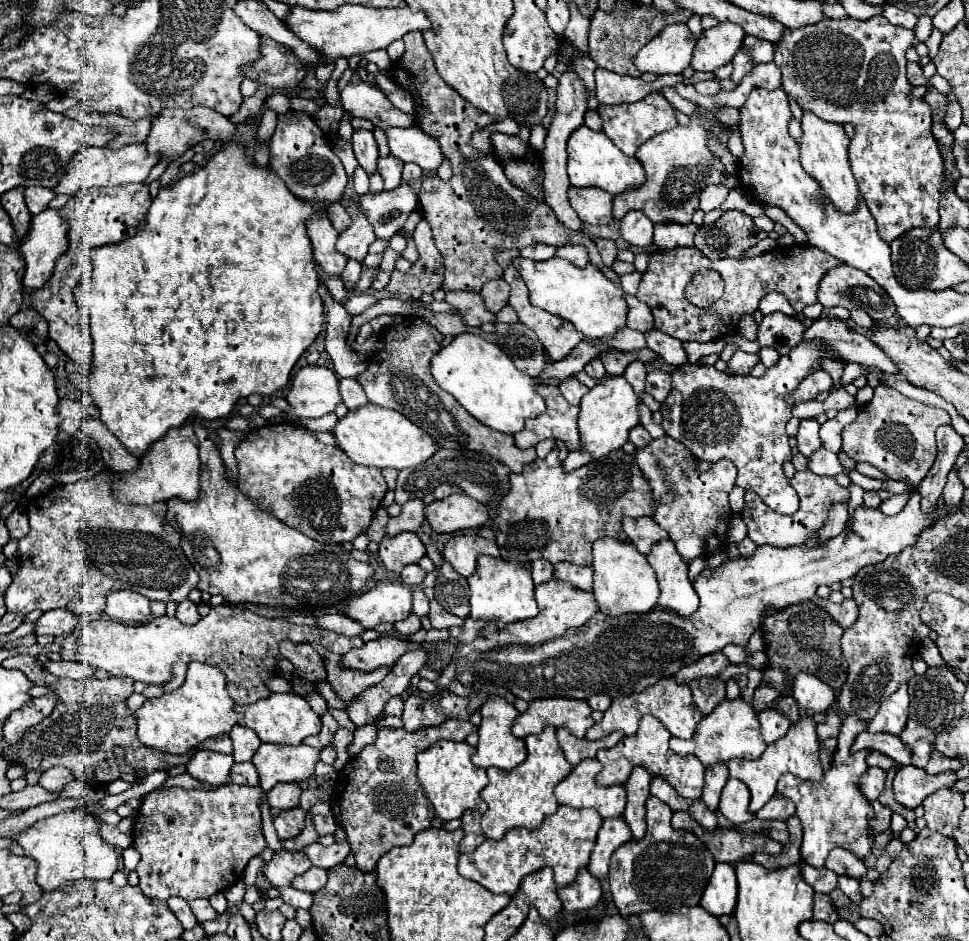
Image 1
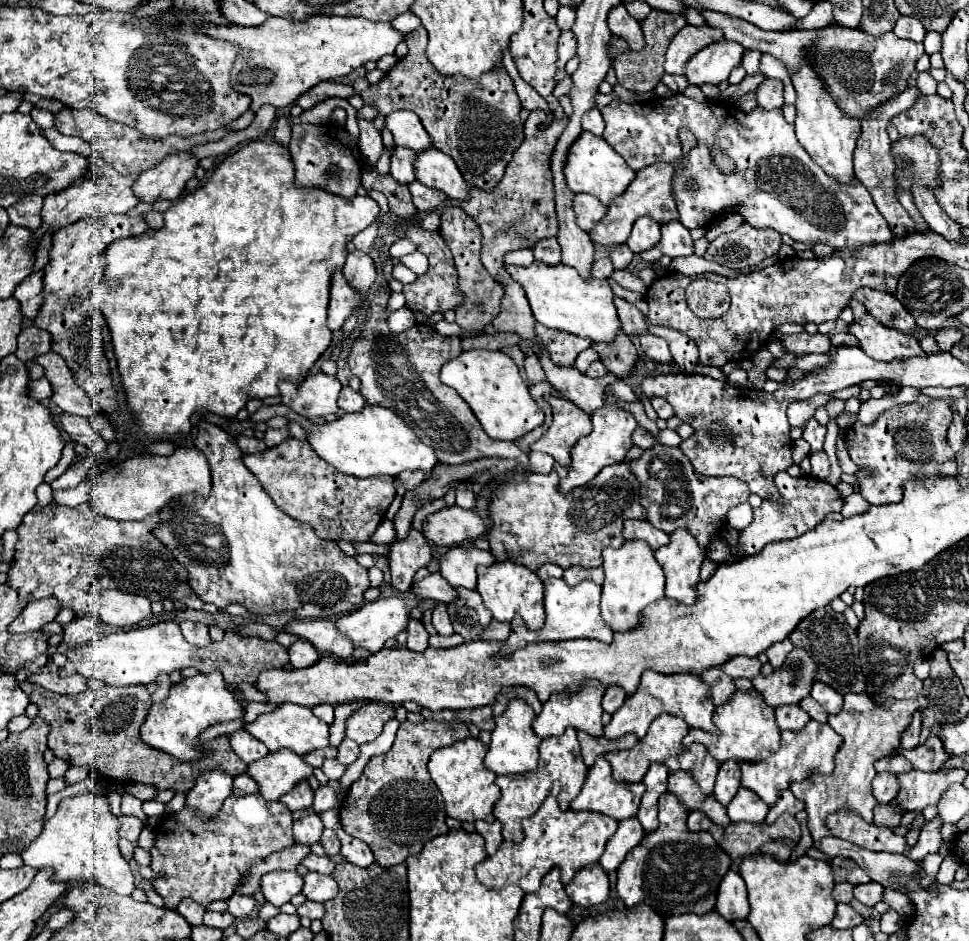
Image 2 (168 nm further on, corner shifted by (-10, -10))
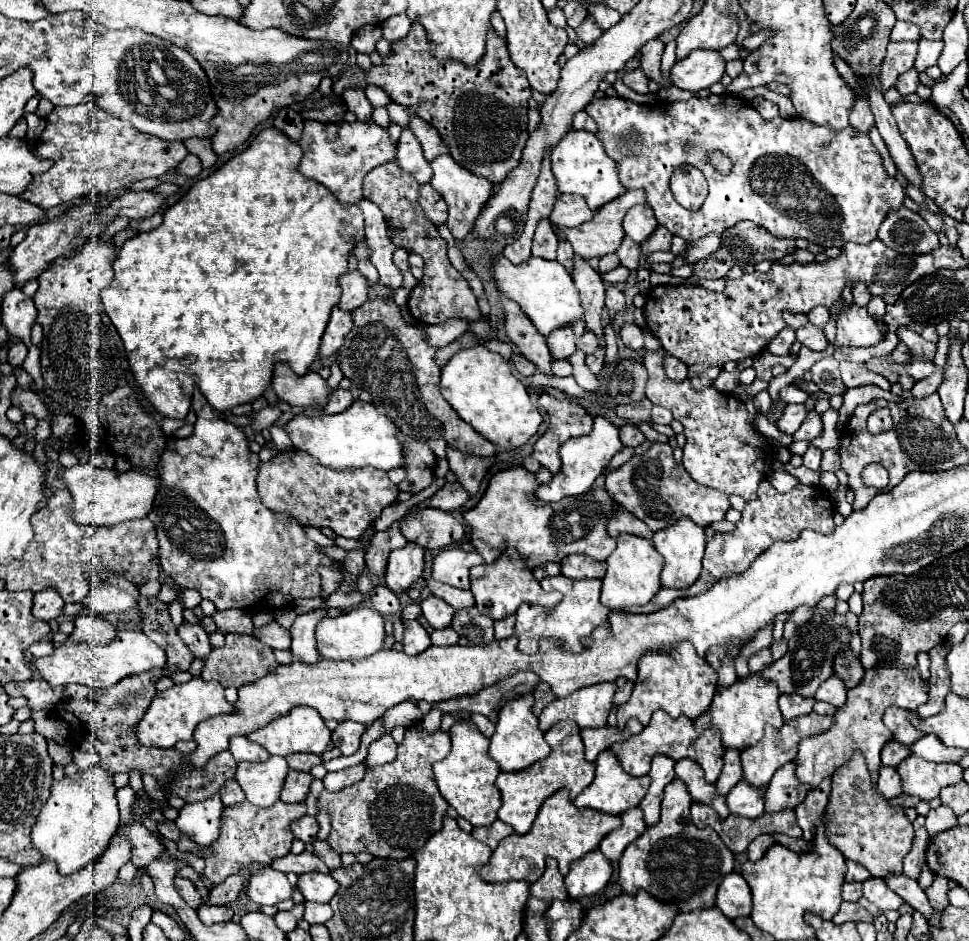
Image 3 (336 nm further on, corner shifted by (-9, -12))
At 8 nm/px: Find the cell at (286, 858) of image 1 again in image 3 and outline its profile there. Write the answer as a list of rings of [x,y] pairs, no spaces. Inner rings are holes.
[[[264,868],[248,882],[248,896],[260,906],[276,906],[278,902],[292,898],[292,892],[294,886],[288,882],[286,874],[272,868]]]

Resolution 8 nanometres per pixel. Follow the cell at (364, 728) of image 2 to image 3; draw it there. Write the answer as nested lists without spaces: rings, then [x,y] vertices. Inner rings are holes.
[[[402,702],[402,704],[398,704],[398,706],[388,708],[378,720],[382,722],[384,730],[390,732],[390,730],[396,728],[396,726],[406,726],[406,728],[408,728],[408,726],[420,722],[420,720],[422,720],[422,714],[420,714],[420,710],[418,710],[416,704],[412,704],[412,702]]]

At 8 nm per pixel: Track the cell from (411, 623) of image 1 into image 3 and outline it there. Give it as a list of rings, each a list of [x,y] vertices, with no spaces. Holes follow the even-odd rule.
[[[406,620],[404,622],[404,652],[414,656],[430,648],[430,634],[420,626],[418,620]]]

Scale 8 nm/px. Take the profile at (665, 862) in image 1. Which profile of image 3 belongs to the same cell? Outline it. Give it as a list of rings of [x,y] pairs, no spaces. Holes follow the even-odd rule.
[[[654,756],[652,760],[652,768],[648,772],[652,782],[648,794],[640,802],[644,822],[650,828],[624,850],[620,858],[620,886],[630,896],[638,890],[646,890],[664,904],[676,904],[680,912],[692,912],[714,906],[722,878],[734,870],[734,854],[724,846],[714,828],[700,830],[690,822],[692,798],[686,786],[674,780],[674,764],[676,762],[666,756]]]

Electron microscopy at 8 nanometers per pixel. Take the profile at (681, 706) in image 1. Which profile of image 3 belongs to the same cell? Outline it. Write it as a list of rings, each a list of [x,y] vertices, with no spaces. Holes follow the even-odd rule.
[[[690,642],[678,646],[674,654],[646,654],[646,658],[642,658],[642,662],[638,664],[638,682],[634,684],[630,700],[618,708],[616,726],[626,726],[630,718],[636,718],[642,722],[642,726],[646,726],[654,710],[664,710],[674,718],[684,714],[690,720],[696,720],[698,716],[708,712],[716,692],[716,680],[718,676],[712,672],[704,658],[698,658],[694,654],[694,646],[690,646]]]

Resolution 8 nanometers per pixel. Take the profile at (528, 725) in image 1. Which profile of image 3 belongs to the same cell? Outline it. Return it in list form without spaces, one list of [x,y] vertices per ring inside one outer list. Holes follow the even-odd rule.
[[[598,684],[580,688],[566,698],[556,698],[540,714],[540,730],[548,732],[562,720],[576,722],[578,728],[602,728],[606,726],[608,712],[612,708],[616,684]]]

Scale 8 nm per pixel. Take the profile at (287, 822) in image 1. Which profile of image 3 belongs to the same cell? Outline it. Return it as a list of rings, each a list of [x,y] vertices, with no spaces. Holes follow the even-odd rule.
[[[304,816],[292,822],[292,834],[294,838],[302,840],[302,842],[314,842],[316,834],[318,834],[318,822],[314,816]]]

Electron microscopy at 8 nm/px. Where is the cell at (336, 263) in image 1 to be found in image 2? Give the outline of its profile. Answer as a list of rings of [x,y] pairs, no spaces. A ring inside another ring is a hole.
[[[343,272],[333,274],[333,284],[331,284],[331,300],[329,300],[329,318],[327,324],[333,332],[337,332],[345,320],[359,310],[365,304],[365,300],[347,284],[343,278]]]

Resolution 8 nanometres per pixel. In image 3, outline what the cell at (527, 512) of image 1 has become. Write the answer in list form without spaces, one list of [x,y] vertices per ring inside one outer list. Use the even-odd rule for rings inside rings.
[[[522,466],[498,472],[484,492],[482,500],[464,514],[470,524],[470,542],[486,562],[500,558],[506,548],[514,548],[530,570],[550,562],[562,562],[564,556],[584,554],[604,562],[616,548],[616,540],[606,532],[608,520],[618,512],[618,502],[606,488],[588,490],[582,496],[568,496],[554,504],[534,504],[534,492],[540,486],[536,474]]]

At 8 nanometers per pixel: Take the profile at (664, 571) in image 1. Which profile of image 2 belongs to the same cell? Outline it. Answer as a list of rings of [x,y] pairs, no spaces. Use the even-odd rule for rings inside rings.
[[[685,528],[669,534],[669,544],[655,550],[655,560],[665,572],[665,596],[681,604],[695,602],[693,586],[699,582],[705,550]]]

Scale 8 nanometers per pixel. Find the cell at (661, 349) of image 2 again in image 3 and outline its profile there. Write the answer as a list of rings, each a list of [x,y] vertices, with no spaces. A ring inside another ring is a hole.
[[[625,323],[619,332],[623,343],[632,350],[642,350],[644,348],[644,334],[642,328],[635,324]]]

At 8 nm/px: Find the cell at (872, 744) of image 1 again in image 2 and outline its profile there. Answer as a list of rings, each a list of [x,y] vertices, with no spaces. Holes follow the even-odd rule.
[[[929,736],[925,744],[913,748],[913,750],[905,750],[903,754],[913,764],[915,770],[923,770],[923,772],[941,770],[945,760],[949,758],[943,748],[943,742],[937,736]]]

